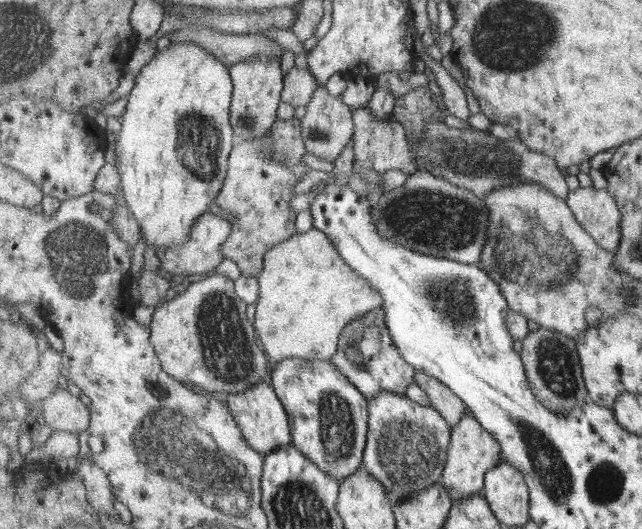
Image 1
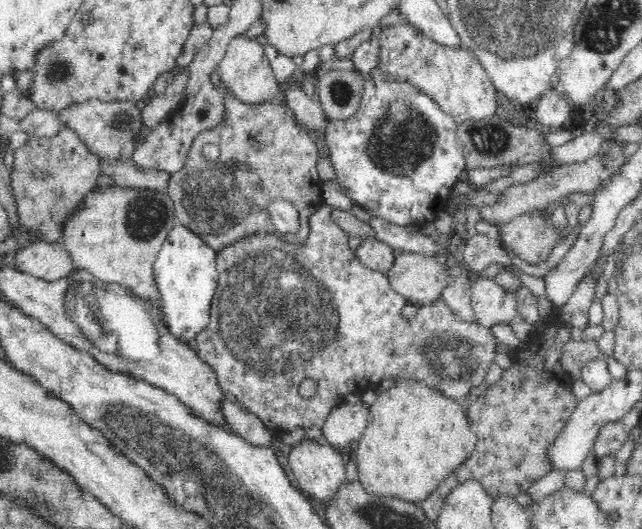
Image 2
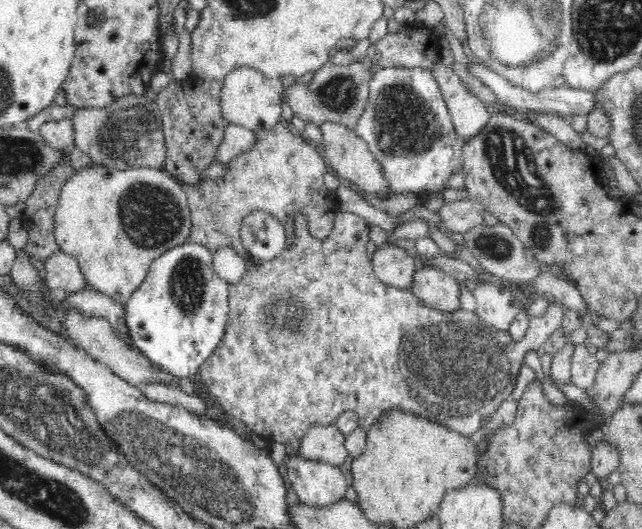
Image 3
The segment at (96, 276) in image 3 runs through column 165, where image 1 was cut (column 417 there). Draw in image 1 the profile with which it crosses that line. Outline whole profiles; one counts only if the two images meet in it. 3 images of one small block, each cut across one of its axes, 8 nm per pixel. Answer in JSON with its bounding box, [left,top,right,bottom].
[371,170,491,267]

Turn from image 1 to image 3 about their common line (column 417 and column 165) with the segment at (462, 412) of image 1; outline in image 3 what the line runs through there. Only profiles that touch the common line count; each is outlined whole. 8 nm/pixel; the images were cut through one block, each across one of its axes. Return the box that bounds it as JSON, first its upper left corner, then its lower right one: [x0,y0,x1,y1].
[62,312,187,386]

